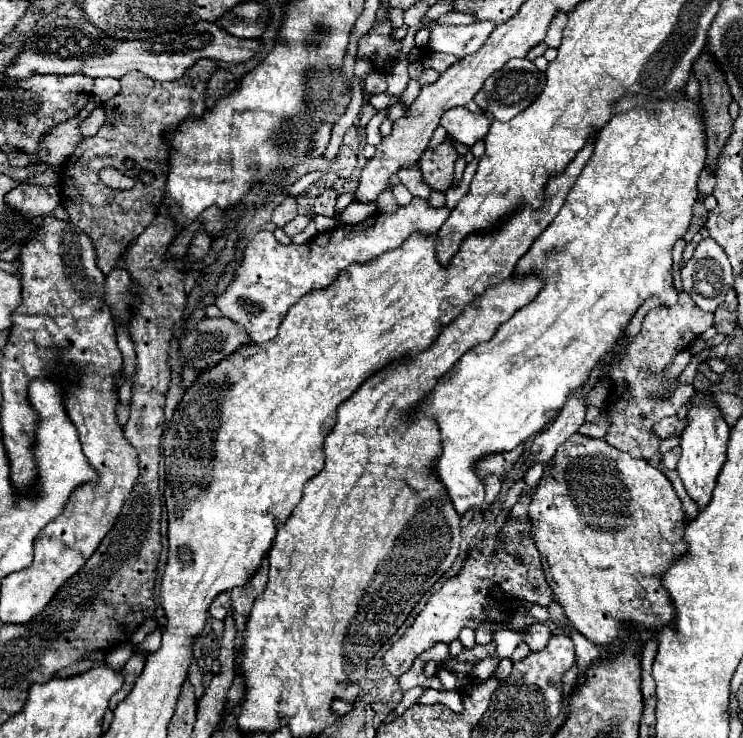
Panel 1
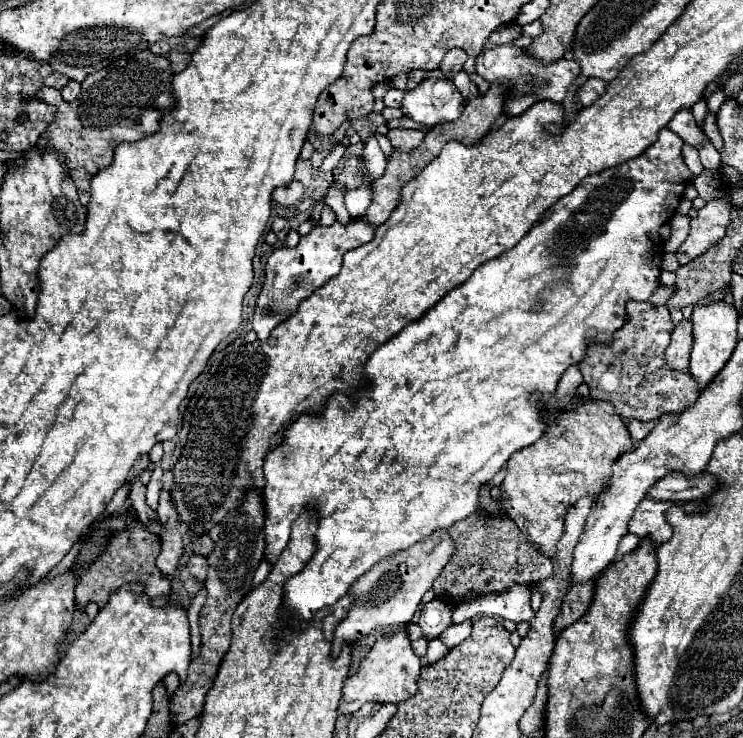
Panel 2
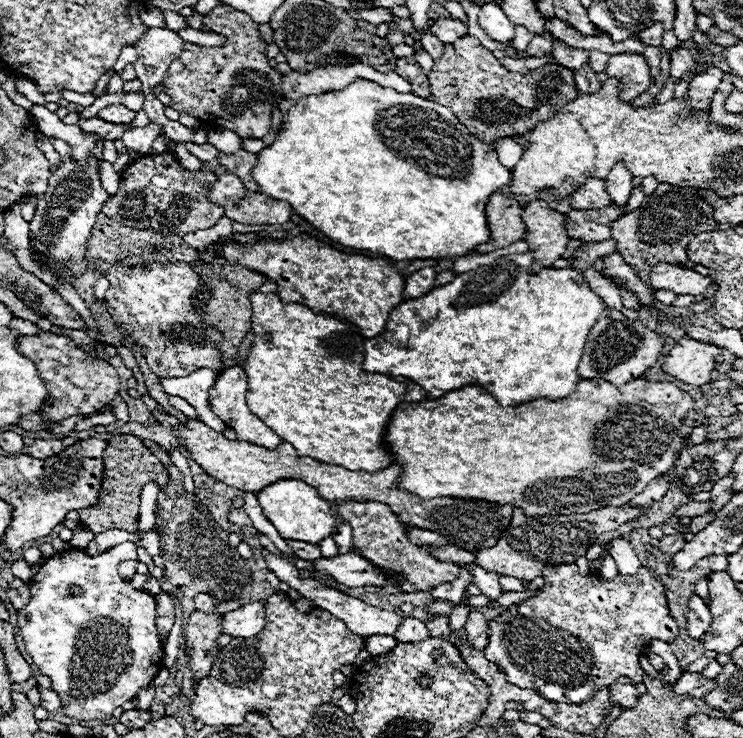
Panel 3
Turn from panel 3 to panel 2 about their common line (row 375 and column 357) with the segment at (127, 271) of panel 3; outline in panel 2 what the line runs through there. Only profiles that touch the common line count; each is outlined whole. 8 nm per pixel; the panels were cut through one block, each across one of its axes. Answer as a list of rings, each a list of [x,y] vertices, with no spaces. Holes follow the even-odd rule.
[[[348,156],[344,160],[344,168],[338,174],[338,178],[334,180],[334,184],[338,184],[340,188],[344,188],[344,192],[354,190],[362,184],[364,180],[364,164],[362,164],[362,156]]]

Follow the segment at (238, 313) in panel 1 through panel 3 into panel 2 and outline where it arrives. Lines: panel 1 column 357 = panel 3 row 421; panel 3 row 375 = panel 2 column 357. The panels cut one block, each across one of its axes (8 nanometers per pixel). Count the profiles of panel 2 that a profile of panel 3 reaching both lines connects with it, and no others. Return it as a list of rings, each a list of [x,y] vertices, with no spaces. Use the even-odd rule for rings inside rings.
[[[354,218],[348,226],[342,226],[340,222],[334,222],[332,226],[314,226],[306,236],[300,238],[296,248],[274,250],[266,262],[266,282],[256,300],[256,312],[252,318],[252,328],[258,338],[268,340],[276,324],[290,318],[290,314],[296,312],[294,308],[298,308],[304,298],[340,272],[344,252],[366,244],[370,238],[374,238],[374,230],[376,228],[370,228],[364,218]]]

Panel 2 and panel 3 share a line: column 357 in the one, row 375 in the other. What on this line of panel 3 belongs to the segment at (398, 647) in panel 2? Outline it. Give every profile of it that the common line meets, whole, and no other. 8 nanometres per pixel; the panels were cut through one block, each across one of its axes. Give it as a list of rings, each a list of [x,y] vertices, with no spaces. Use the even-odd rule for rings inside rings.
[[[684,336],[664,358],[662,370],[674,376],[676,380],[682,380],[692,386],[702,386],[710,382],[720,350],[722,348],[714,344],[706,344],[690,336]]]

